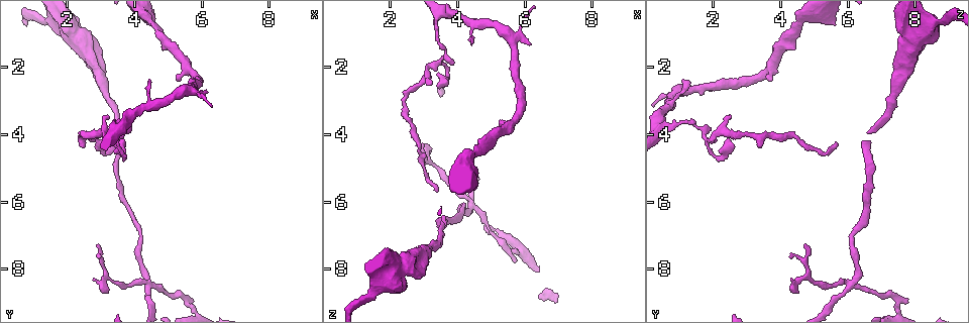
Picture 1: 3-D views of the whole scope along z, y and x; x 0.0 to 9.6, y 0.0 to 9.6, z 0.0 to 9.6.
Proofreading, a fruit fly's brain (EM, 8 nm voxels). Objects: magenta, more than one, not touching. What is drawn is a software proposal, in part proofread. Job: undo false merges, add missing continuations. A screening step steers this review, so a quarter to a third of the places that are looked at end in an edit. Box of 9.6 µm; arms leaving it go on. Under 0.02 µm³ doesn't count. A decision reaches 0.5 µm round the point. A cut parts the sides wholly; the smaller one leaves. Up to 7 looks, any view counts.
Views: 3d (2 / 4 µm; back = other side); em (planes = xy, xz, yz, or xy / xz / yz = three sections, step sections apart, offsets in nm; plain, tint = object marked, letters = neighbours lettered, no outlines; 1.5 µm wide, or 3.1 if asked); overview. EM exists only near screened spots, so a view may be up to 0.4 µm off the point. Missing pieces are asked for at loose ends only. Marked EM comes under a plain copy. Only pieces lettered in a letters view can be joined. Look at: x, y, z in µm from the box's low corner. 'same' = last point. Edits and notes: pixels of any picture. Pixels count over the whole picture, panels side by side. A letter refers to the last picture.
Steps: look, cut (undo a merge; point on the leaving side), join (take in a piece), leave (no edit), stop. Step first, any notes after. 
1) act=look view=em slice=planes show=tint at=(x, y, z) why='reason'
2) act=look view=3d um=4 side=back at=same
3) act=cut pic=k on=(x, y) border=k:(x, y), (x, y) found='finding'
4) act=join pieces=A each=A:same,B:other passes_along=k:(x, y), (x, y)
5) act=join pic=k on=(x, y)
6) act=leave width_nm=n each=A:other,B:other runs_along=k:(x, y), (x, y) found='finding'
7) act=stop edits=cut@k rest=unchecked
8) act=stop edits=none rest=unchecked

act=look view=em slice=xz step=4 show=tint at=(4.45, 8.45, 6.15) why='sharp bend'

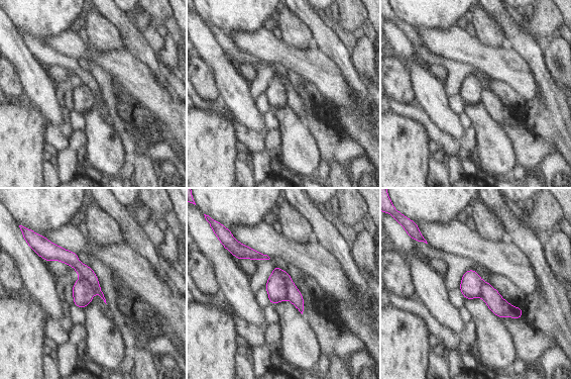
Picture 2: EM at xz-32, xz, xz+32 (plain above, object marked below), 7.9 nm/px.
act=look view=em slice=planes show=tint at=same why='cut it another way'

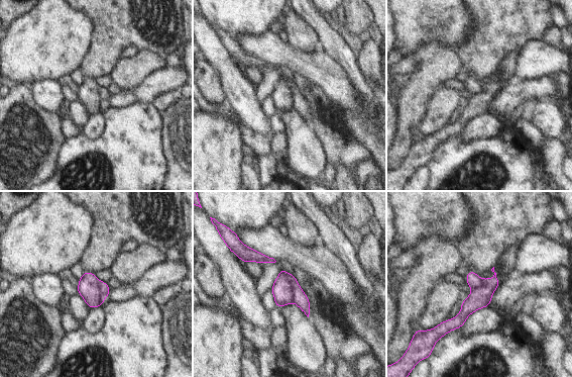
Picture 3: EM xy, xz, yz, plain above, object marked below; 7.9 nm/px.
act=look view=em slice=planes show=letters at=same

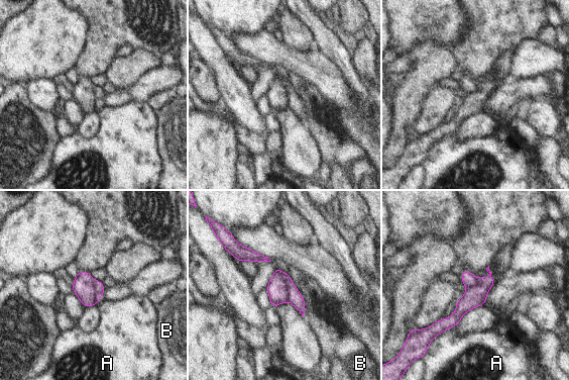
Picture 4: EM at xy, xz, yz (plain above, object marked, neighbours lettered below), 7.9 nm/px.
act=cut pic=4 on=(294, 296) each=A:other,B:other border=4:(274, 273), (283, 281), (288, 300) found='a second neuron is stuck on'

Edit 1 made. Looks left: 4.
act=look view=em slice=planes show=letters at=(3.50, 4.00, 6.60) why='thin end'

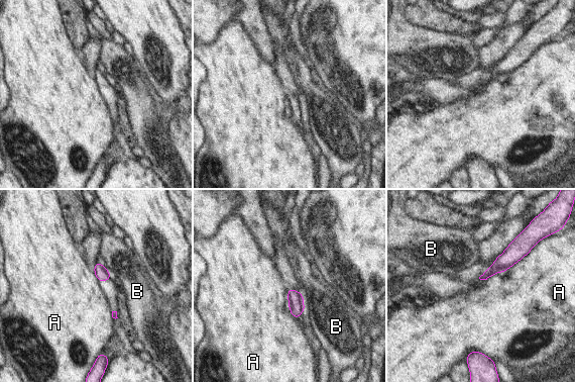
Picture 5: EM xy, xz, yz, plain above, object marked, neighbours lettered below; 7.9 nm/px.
act=leave each=A:other,B:other runs_along=5:(528, 248), (519, 248), (483, 277) found='no lettered piece goes on from it'

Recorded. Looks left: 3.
act=look view=overview why='redraw'

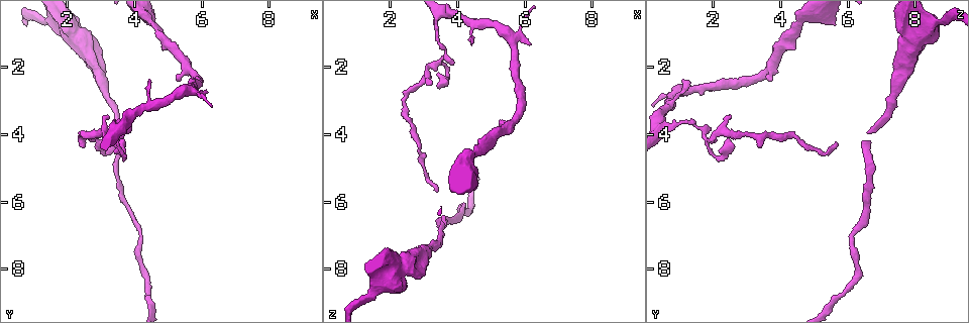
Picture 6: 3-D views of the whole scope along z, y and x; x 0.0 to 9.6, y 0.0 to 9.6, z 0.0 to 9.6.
act=look view=em slice=planes show=letters at=(3.20, 3.60, 2.50) why='tapers out'

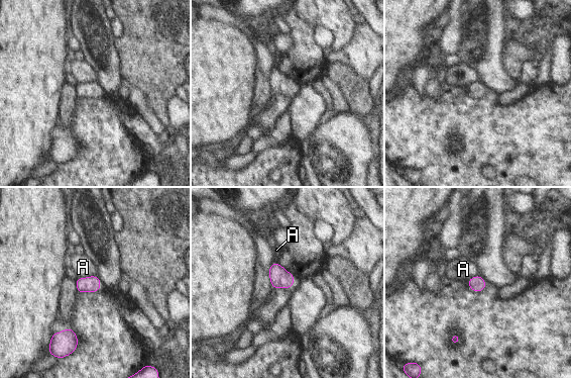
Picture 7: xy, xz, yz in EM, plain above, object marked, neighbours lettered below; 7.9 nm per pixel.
act=leave width_nm=120 each=A:other border=7:(95, 275), (78, 278) found='no lettered piece goes on from it'

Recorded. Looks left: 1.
act=stop edits=cut@4 rest=unchecked

